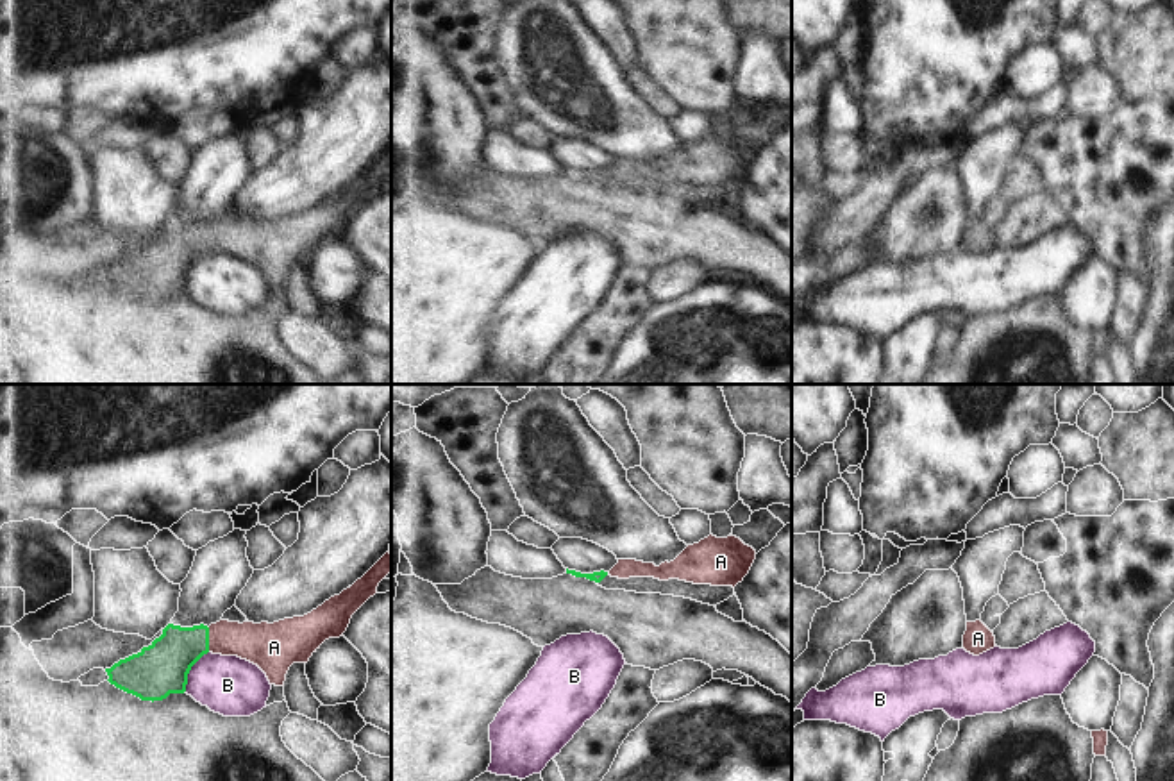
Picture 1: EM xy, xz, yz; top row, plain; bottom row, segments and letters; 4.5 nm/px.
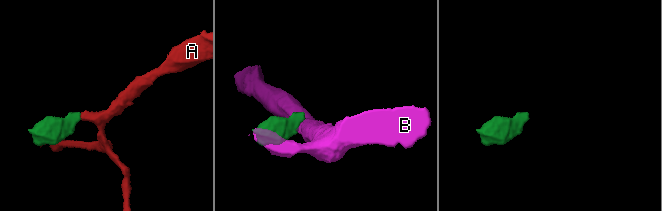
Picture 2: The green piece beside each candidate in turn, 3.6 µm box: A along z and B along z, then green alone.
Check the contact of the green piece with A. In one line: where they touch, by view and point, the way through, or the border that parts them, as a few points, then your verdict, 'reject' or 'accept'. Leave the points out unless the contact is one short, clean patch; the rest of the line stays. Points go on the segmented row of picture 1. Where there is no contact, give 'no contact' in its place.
contact xy (208, 640); accept

